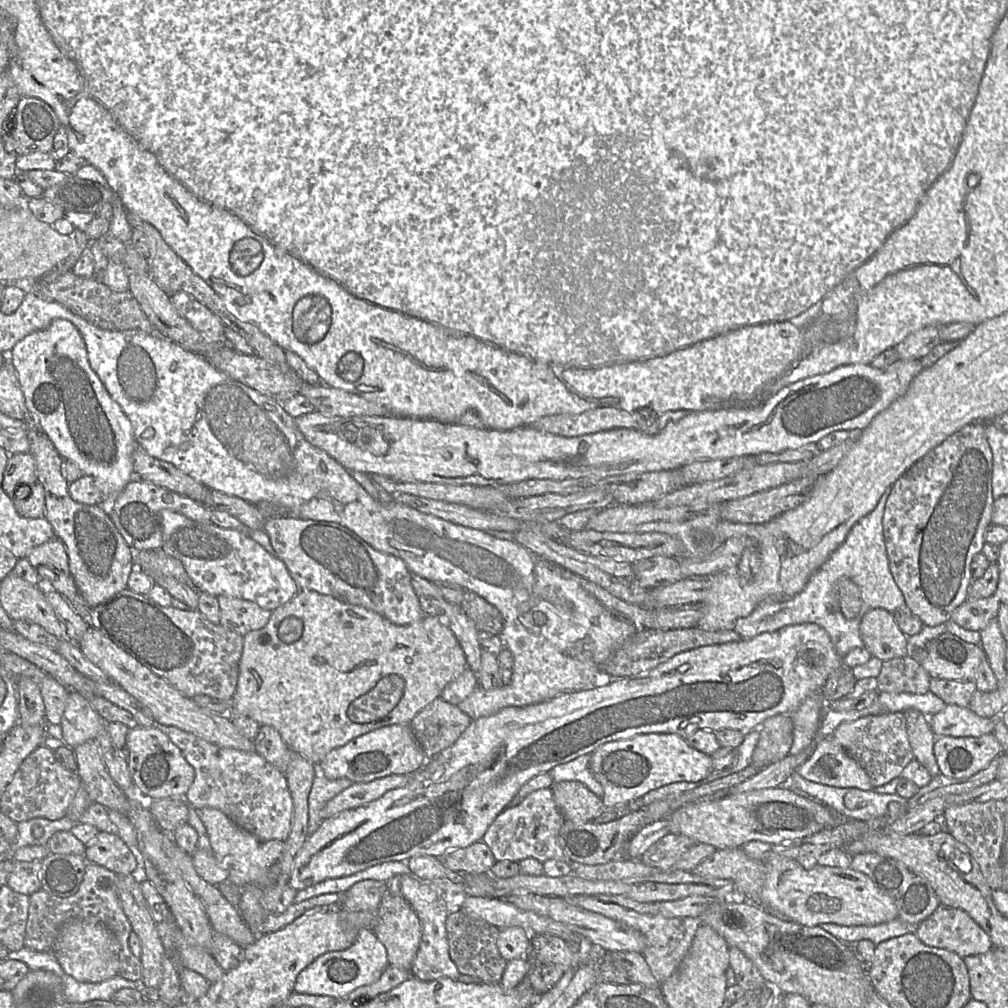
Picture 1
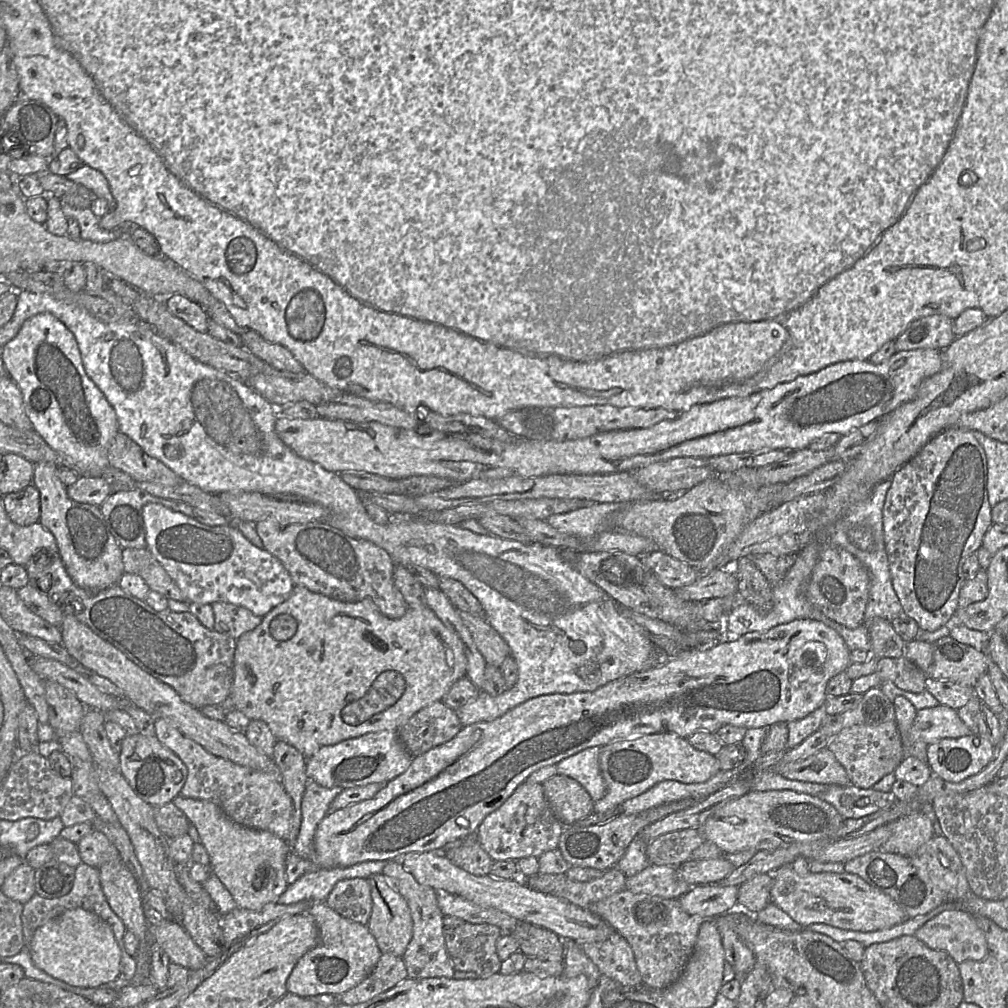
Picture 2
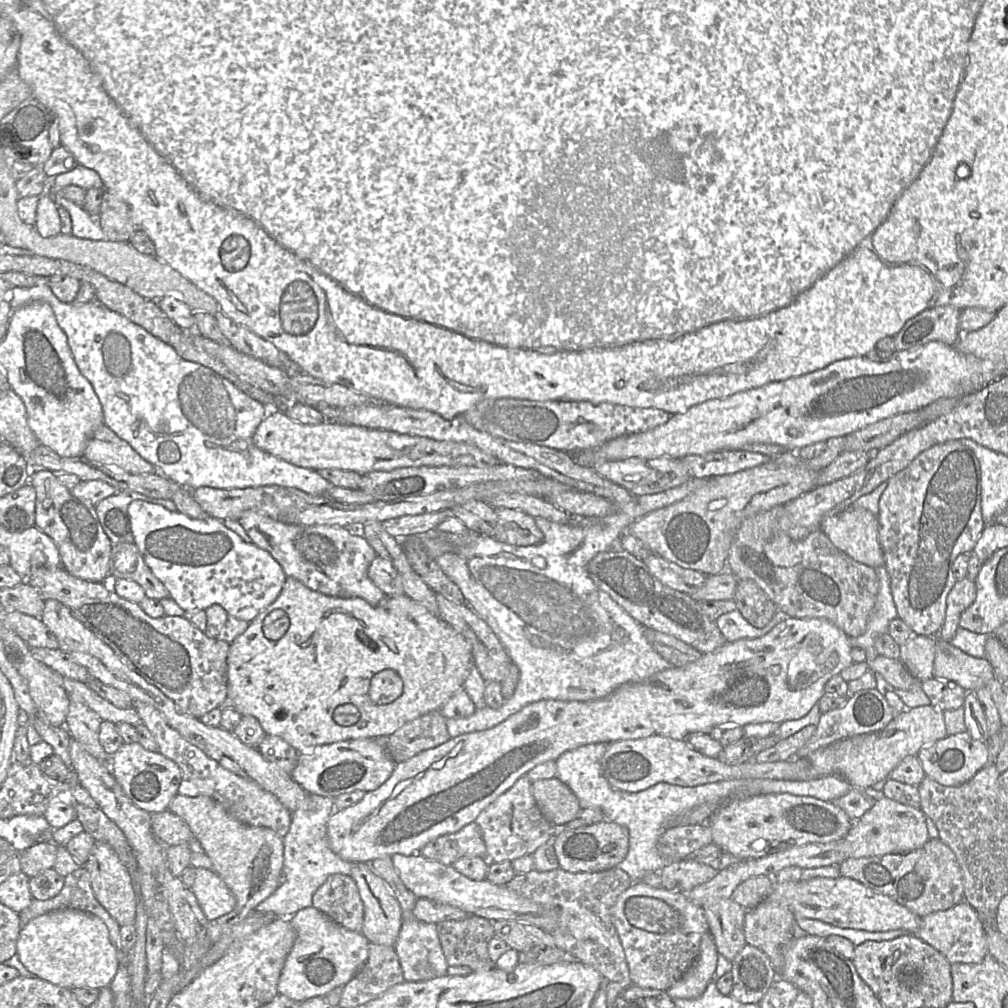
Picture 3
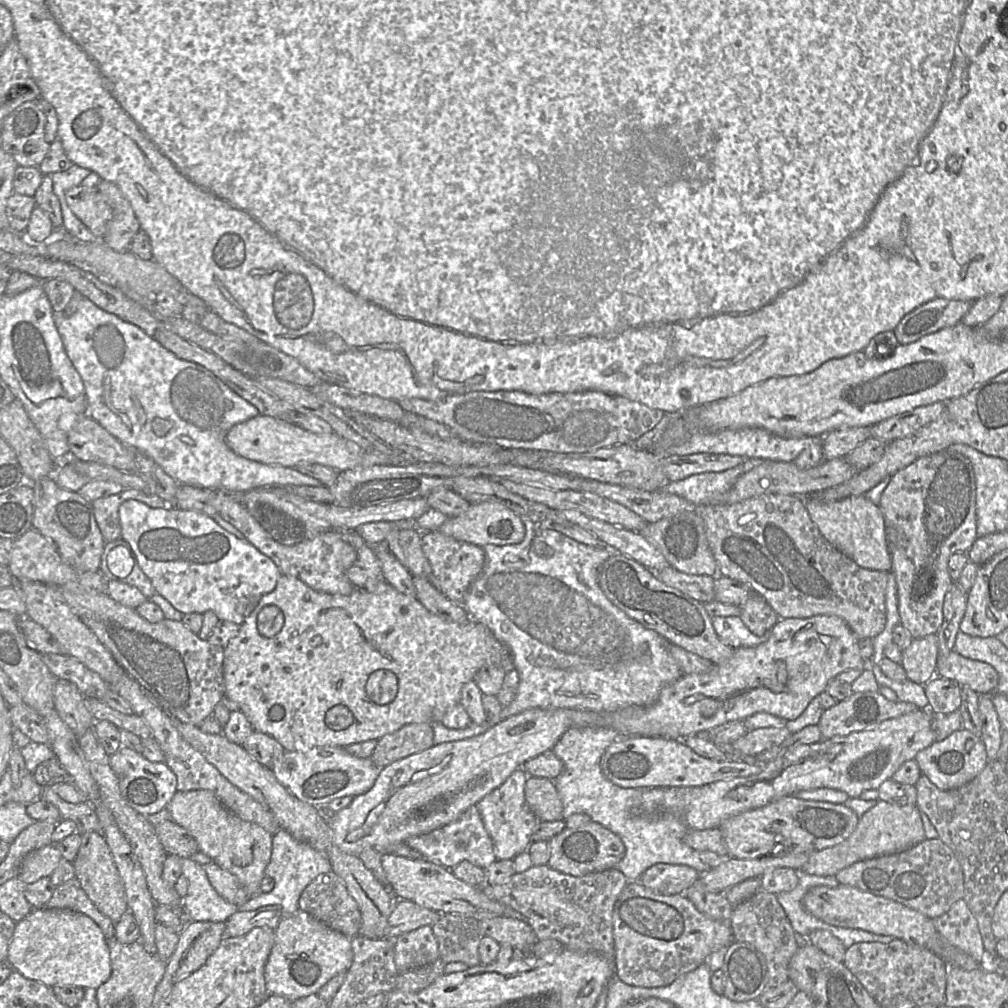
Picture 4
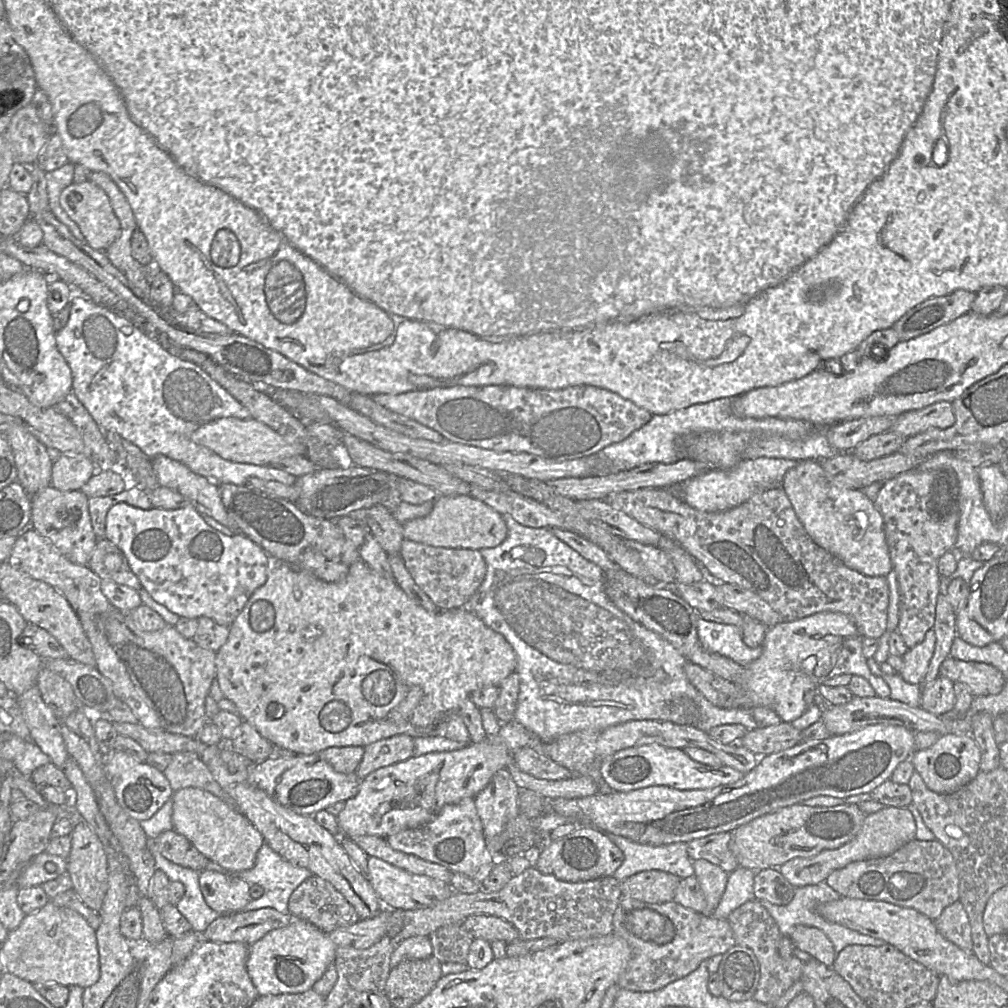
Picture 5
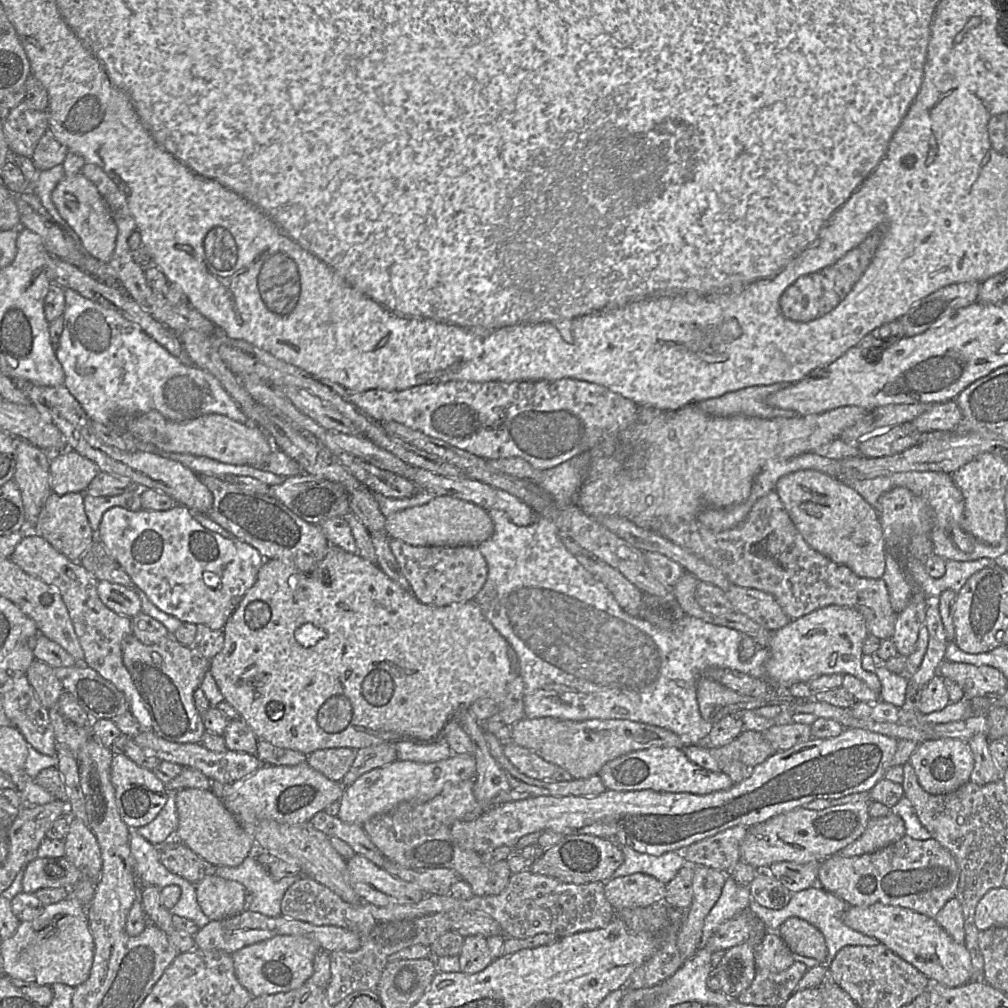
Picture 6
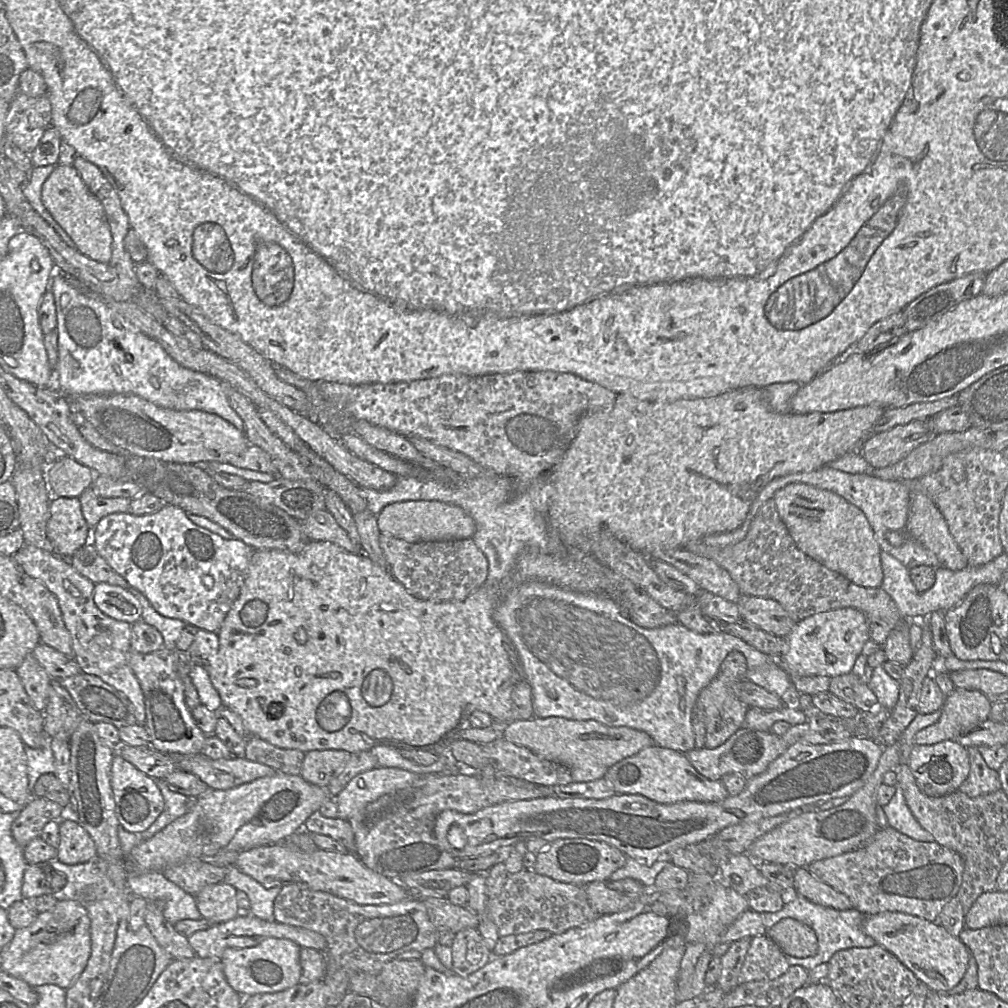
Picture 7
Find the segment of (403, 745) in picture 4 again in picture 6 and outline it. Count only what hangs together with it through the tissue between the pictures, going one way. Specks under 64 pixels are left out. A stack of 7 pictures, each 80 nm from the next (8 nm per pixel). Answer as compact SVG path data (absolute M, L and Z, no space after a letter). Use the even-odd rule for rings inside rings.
M382 743L357 750L357 755L340 783L348 787L361 775L397 760L395 743Z

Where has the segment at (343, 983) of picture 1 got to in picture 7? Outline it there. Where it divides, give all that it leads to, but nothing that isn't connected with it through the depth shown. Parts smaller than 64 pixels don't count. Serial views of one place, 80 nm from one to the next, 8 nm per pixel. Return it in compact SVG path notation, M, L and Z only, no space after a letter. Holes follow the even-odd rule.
M267 938L248 948L228 948L222 956L224 974L229 985L243 997L262 993L274 993L299 983L301 947L288 939Z

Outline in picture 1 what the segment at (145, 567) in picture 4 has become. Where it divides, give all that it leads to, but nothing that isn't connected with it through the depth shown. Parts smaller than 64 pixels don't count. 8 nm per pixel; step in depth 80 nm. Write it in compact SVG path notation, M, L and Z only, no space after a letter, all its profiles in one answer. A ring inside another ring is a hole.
M170 510L160 512L159 522L161 548L183 564L199 593L248 600L262 609L273 611L290 601L300 590L285 564L245 533L211 523L199 523Z

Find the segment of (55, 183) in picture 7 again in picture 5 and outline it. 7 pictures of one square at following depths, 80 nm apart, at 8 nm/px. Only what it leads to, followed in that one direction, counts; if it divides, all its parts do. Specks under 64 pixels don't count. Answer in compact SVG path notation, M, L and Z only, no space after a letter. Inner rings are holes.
M87 179L81 183L71 183L65 187L59 202L67 215L78 225L85 242L93 249L105 251L119 236L120 223L117 219L107 194L94 182Z

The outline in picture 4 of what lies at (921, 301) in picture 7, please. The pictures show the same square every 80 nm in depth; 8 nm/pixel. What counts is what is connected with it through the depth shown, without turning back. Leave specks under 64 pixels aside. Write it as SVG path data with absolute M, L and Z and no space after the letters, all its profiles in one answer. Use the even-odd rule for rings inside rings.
M937 298L906 314L893 330L898 344L910 344L922 337L960 323L973 301Z

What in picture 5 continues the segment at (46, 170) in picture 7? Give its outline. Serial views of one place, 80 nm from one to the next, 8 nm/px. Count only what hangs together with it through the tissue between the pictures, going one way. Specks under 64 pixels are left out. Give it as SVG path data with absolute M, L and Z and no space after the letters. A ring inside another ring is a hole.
M68 162L58 169L46 172L45 178L47 181L50 211L70 230L77 240L85 241L84 235L82 234L78 225L67 215L59 202L59 197L62 190L73 183L74 164Z

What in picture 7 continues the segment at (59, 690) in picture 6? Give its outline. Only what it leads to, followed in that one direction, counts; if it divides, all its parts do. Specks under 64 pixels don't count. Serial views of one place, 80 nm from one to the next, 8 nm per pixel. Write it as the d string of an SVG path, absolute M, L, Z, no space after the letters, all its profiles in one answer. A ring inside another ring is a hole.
M32 653L24 659L15 671L34 707L43 712L48 703L49 686L53 679Z

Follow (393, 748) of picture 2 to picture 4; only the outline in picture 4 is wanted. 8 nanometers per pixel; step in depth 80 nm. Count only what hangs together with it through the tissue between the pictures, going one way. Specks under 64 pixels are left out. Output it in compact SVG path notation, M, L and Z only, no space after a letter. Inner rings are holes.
M324 746L306 752L286 752L272 767L276 779L296 798L316 808L325 808L333 800L345 796L358 796L367 792L375 783L380 769L369 758L358 758L349 754L344 747Z

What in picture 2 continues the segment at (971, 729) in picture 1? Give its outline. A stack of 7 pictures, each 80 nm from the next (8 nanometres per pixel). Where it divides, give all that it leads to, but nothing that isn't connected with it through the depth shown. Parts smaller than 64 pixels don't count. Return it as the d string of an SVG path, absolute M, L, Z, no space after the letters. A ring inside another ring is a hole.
M940 704L933 708L917 710L913 726L927 744L972 733L958 716L957 710Z

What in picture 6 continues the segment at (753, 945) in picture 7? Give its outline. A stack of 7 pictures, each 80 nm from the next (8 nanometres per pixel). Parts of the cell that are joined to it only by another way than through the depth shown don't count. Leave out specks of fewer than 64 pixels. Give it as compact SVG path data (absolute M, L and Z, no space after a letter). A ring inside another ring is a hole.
M778 933L767 934L754 949L756 970L767 969L778 973L788 969L793 963L793 953Z

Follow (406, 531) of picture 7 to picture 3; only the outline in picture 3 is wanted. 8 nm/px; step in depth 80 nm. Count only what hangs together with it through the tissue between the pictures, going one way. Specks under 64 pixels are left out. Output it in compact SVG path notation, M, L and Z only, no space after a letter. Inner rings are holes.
M498 508L497 524L492 537L514 546L529 546L540 543L543 533L534 517L517 510Z

